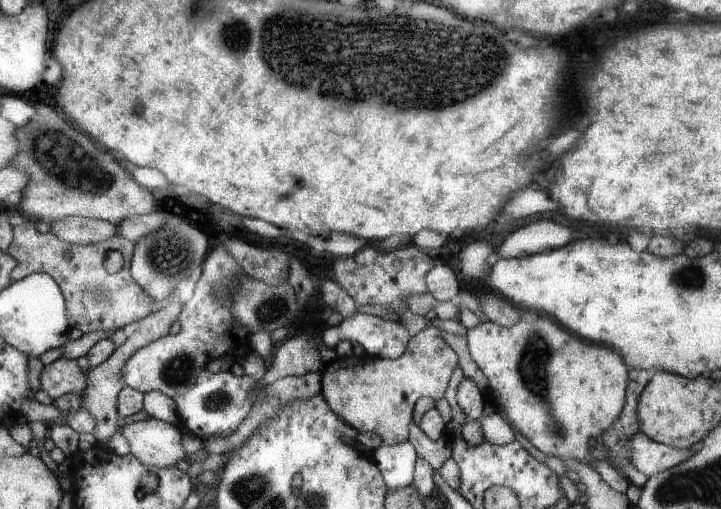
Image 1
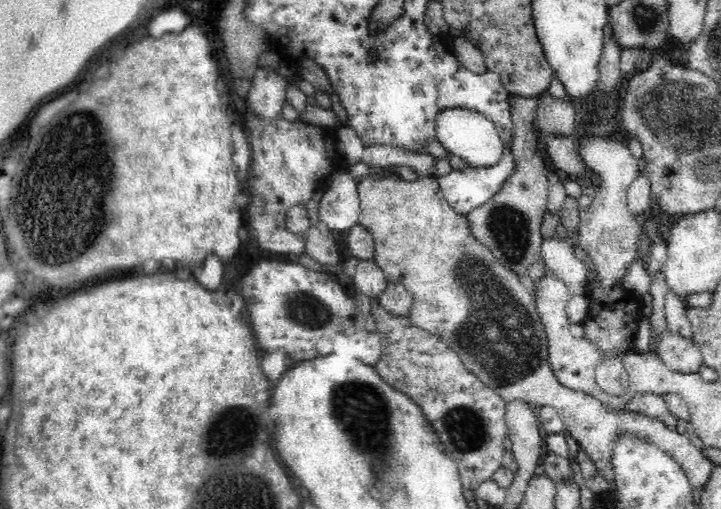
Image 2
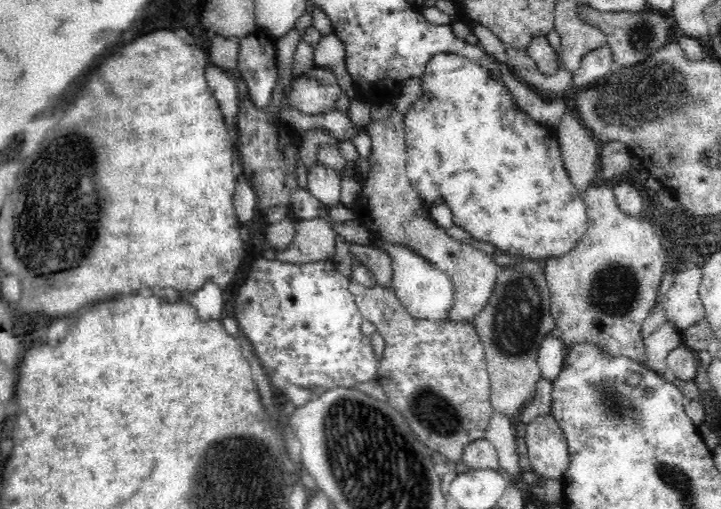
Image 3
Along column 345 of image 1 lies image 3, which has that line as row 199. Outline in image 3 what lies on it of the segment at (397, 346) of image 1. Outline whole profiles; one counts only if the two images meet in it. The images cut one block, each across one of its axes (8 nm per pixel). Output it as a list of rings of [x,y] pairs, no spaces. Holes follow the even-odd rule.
[[[316,162],[308,176],[308,192],[318,198],[326,210],[342,204],[342,176]]]

